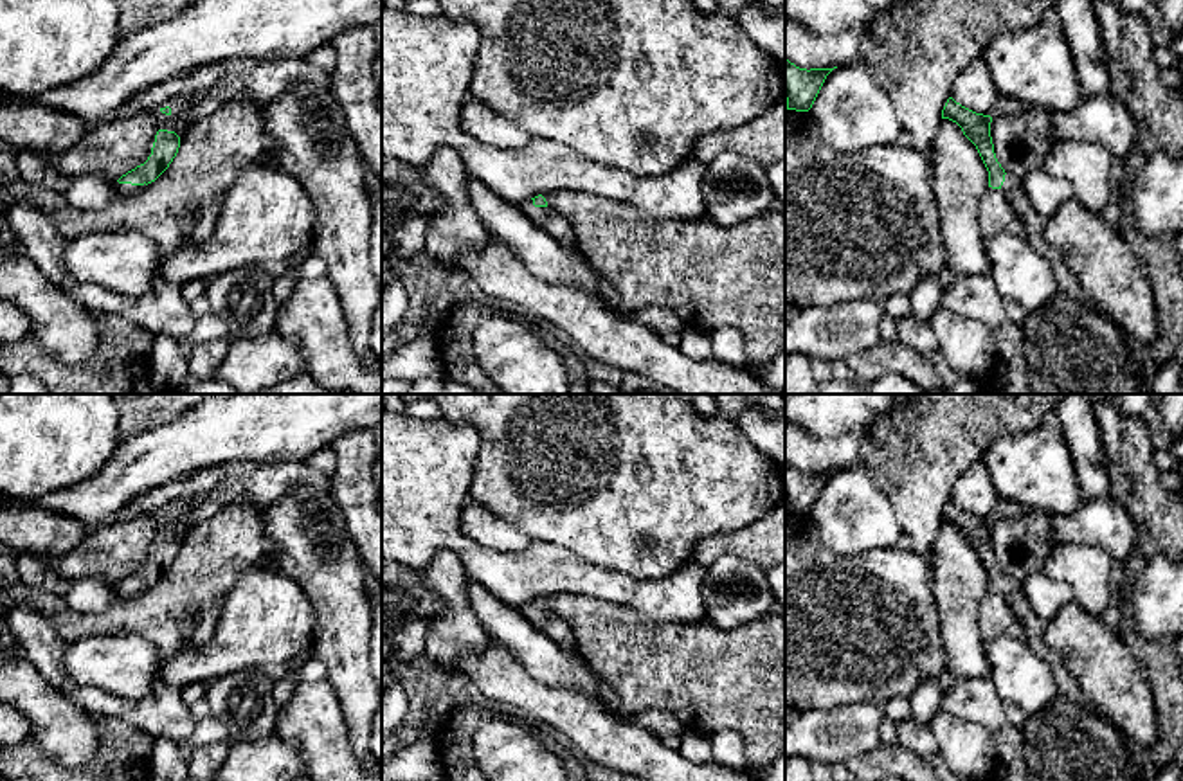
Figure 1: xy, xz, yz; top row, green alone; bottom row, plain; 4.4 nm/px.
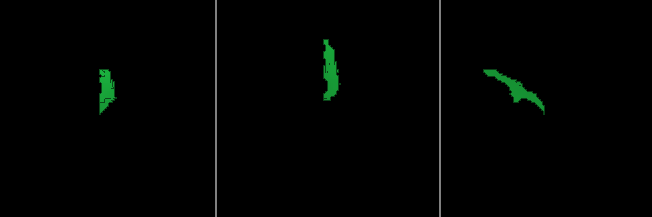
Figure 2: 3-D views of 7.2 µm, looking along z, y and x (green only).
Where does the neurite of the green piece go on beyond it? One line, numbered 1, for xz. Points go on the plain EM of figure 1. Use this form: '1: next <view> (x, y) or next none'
1: next xz (548, 623)

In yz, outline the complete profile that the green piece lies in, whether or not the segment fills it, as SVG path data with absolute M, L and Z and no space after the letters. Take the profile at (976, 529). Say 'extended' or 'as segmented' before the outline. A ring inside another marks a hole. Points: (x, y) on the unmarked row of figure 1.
extended | M953 500L947 502L942 522L949 522L956 525L963 538L976 549L987 574L989 574L989 590L999 592L1007 603L1010 605L1016 617L1025 624L1026 628L1026 644L1039 655L1046 657L1055 671L1055 680L1059 686L1059 693L1066 695L1068 698L1082 704L1089 711L1097 713L1097 707L1082 695L1079 684L1068 671L1066 664L1061 660L1059 655L1055 655L1044 642L1044 632L1048 626L1048 621L1039 617L1032 606L1028 605L1021 581L1008 578L1001 567L996 561L994 547L990 540L990 518L976 516L960 506L956 506Z

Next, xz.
extended | M542 597L526 603L519 610L533 628L553 639L564 650L571 650L574 646L569 624L564 619L556 617L553 612L549 612Z

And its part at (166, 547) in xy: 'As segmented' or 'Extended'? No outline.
Extended

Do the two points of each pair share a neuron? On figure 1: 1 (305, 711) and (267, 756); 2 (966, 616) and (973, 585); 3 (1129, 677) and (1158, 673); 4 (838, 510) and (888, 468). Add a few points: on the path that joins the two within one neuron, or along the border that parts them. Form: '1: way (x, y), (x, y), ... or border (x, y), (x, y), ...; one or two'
1: border (276, 733), (292, 742), (305, 762); two
2: way (966, 609), (966, 592); one
3: border (1122, 639), (1146, 673), (1156, 717); two
4: border (857, 461), (886, 497), (895, 517); two

